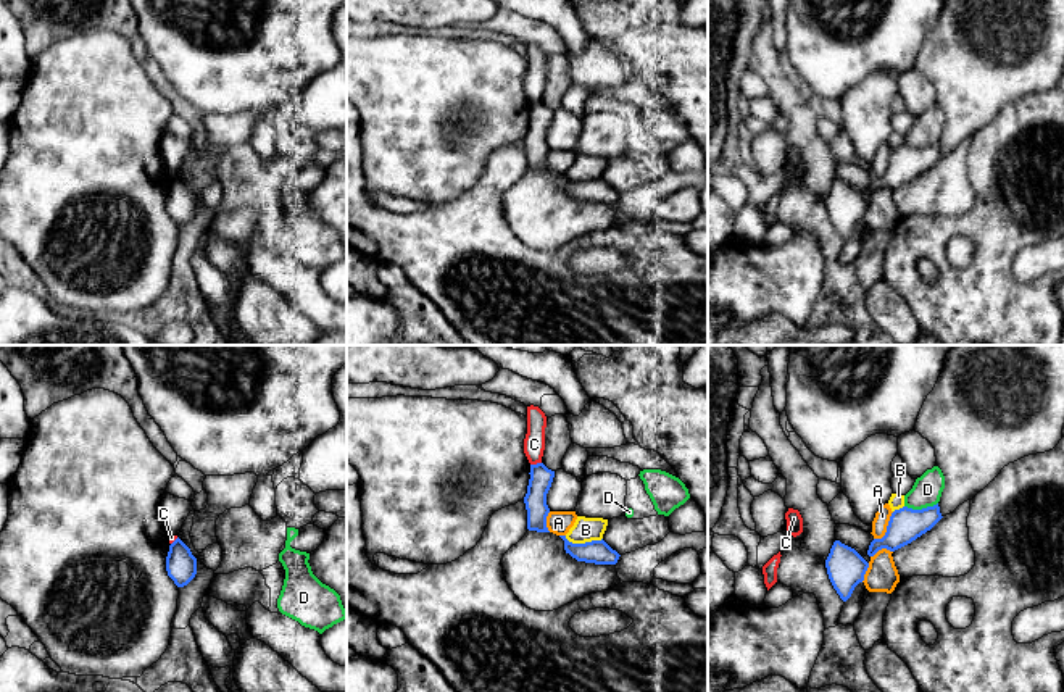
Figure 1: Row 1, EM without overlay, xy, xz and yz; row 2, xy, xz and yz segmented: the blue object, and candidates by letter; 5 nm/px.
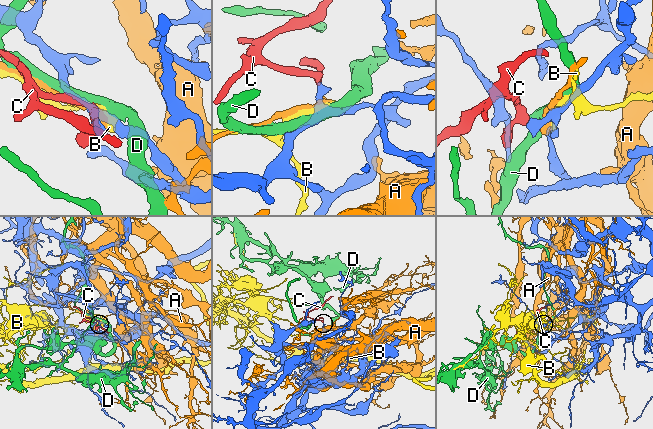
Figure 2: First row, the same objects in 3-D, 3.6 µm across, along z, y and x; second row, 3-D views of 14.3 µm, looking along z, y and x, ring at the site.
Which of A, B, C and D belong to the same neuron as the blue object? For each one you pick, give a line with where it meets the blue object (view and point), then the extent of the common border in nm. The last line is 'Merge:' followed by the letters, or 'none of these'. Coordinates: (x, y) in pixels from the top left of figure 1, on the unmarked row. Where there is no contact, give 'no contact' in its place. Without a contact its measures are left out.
Merge: none of these

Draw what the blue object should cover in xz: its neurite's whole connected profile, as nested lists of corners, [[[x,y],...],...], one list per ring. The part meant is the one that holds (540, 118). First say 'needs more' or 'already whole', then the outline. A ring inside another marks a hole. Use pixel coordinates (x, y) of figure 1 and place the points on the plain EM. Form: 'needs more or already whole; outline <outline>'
already whole; outline [[[543,102],[530,103],[530,118],[527,132],[524,135],[527,148],[527,168],[537,171],[550,171],[547,166],[547,155],[550,147],[547,144],[547,132],[551,126],[555,110]]]

